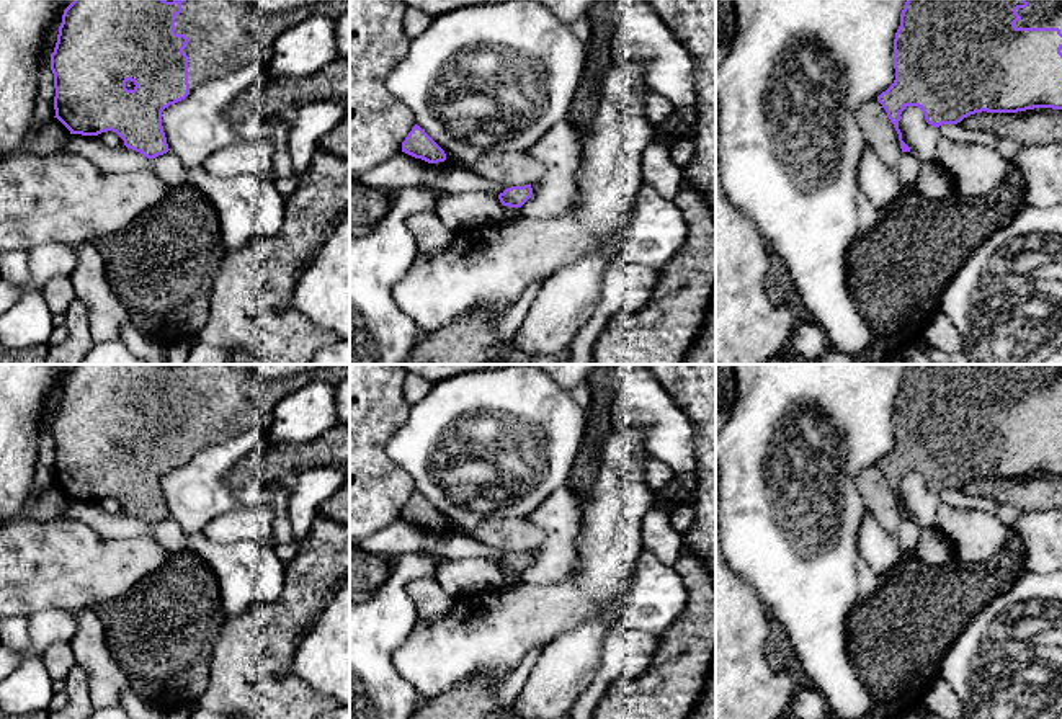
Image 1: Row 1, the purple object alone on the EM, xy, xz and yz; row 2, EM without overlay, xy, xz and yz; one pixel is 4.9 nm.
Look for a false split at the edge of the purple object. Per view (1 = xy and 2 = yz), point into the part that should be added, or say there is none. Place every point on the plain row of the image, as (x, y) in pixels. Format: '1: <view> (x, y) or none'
1: xy (223, 402)
2: yz (1041, 378)

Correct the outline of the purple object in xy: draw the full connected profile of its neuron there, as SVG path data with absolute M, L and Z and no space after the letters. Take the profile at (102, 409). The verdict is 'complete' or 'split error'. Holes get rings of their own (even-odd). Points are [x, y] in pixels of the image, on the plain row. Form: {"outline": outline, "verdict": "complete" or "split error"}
{"outline": "M75 364L62 381L57 409L51 420L56 482L70 500L116 498L127 515L147 525L167 520L162 477L185 466L198 451L273 423L278 402L310 382L338 386L350 377L350 364L302 371L291 377L263 379L229 364Z", "verdict": "split error"}

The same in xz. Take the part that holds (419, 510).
{"outline": "M417 490L402 508L402 518L428 529L446 526L444 516Z", "verdict": "complete"}

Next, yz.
{"outline": "M907 364L900 381L900 392L894 405L894 435L895 446L877 462L877 467L886 476L899 500L902 518L910 518L899 495L900 480L907 472L918 472L926 489L935 493L957 490L964 484L982 477L1018 479L1034 474L1062 476L1062 364Z", "verdict": "split error"}

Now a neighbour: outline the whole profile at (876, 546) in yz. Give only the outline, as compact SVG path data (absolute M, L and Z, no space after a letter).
M866 511L858 529L858 551L874 574L882 577L899 560L899 539L887 533L879 521Z

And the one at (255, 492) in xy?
M250 480L243 487L235 489L239 505L268 508L274 516L274 534L271 544L283 544L294 539L292 528L288 516L288 492L281 482L266 484L261 480Z

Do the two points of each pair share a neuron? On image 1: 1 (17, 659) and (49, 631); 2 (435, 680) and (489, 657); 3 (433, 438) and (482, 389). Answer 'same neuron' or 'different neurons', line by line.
1: same neuron
2: same neuron
3: same neuron

